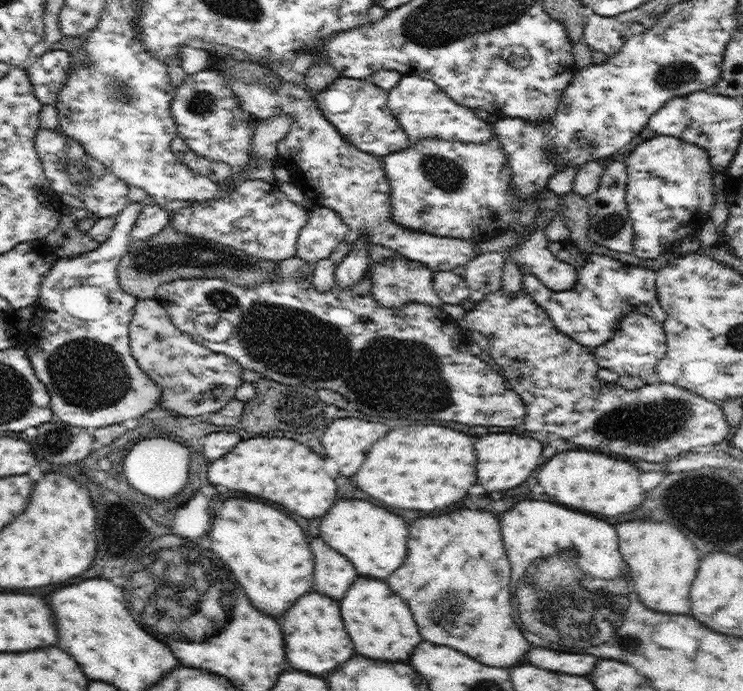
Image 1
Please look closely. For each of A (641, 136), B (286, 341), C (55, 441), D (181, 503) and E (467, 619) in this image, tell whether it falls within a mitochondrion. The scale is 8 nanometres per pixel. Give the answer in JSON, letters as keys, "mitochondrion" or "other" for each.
{"A":"other","B":"mitochondrion","C":"mitochondrion","D":"other","E":"mitochondrion"}

